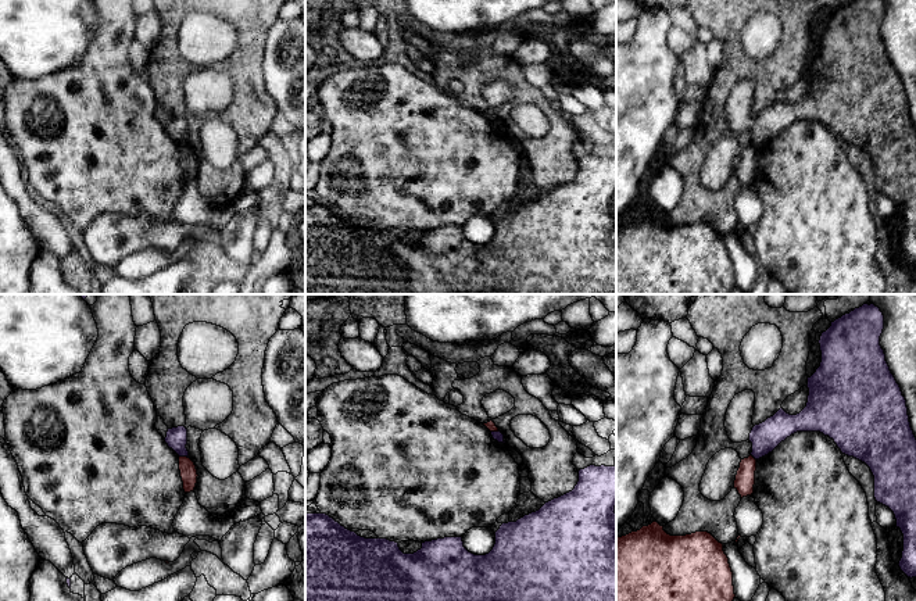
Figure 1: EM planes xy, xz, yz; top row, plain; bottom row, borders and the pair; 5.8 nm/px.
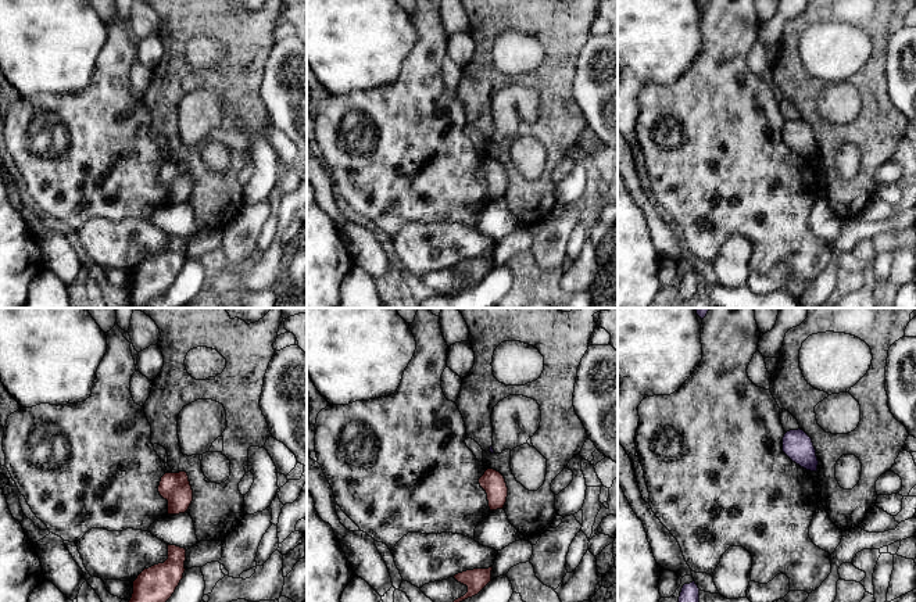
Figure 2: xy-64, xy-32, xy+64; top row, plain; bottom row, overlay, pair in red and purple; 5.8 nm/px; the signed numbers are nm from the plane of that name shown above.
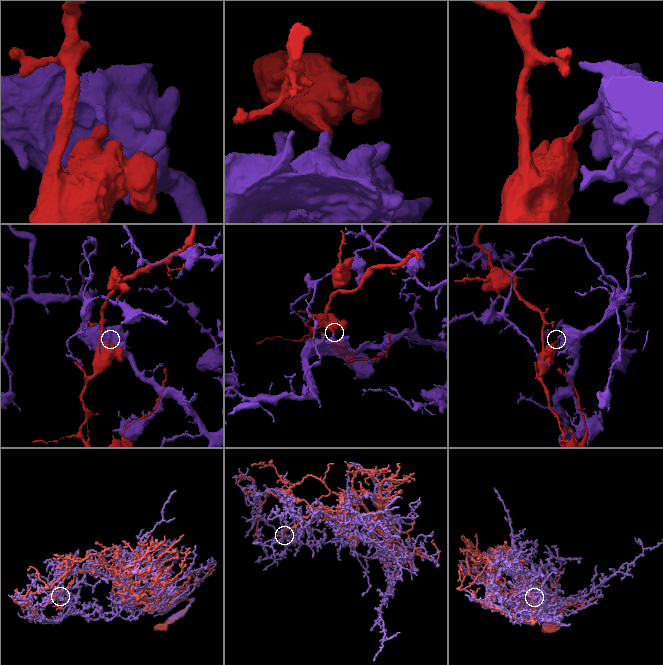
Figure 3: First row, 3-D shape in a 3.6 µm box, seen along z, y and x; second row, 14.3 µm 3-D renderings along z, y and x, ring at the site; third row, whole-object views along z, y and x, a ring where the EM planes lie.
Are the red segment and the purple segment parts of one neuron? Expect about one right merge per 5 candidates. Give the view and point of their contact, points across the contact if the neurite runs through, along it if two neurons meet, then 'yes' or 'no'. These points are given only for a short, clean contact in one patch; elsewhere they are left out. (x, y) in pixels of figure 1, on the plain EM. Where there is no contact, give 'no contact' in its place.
meets red in xy at (183, 146); no

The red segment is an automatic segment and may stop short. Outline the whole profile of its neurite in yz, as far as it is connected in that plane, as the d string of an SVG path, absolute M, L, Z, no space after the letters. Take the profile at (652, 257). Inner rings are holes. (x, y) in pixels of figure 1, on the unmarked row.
M658 211L616 226L616 294L733 294L729 247L708 221L670 225Z

